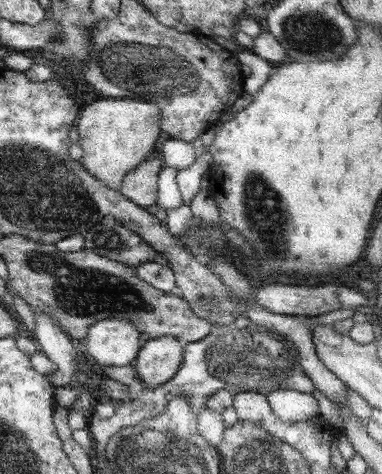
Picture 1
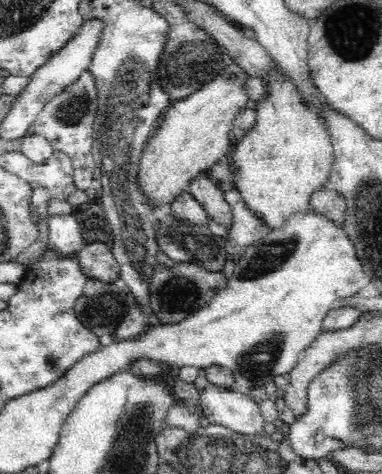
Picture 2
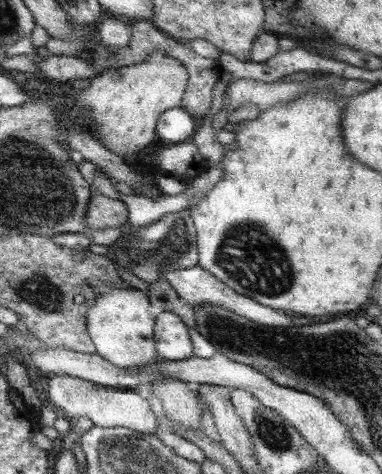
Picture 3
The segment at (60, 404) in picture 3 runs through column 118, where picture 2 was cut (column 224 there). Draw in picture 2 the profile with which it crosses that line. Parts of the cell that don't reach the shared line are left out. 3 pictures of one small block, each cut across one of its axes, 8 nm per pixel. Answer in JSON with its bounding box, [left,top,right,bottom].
[200,384,264,434]

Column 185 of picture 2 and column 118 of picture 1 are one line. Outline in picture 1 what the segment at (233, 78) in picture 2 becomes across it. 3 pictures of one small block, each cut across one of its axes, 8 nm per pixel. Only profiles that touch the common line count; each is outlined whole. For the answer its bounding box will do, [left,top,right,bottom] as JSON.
[77,98,161,190]

